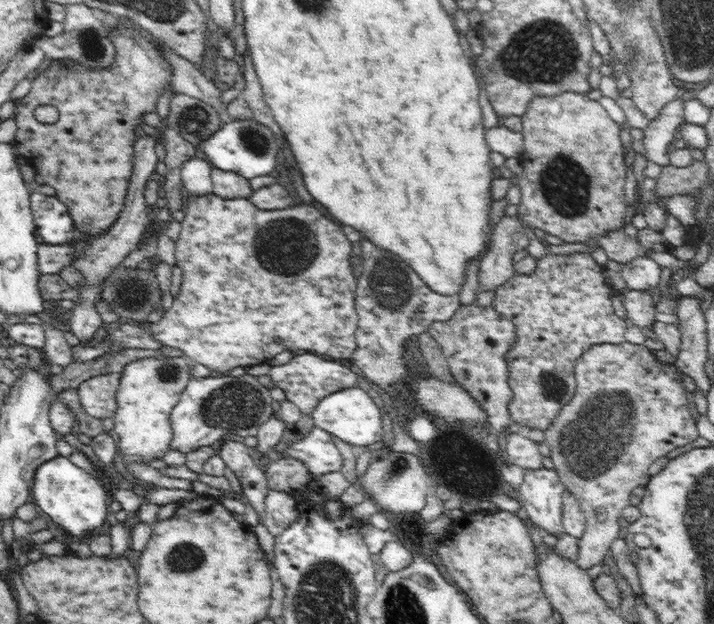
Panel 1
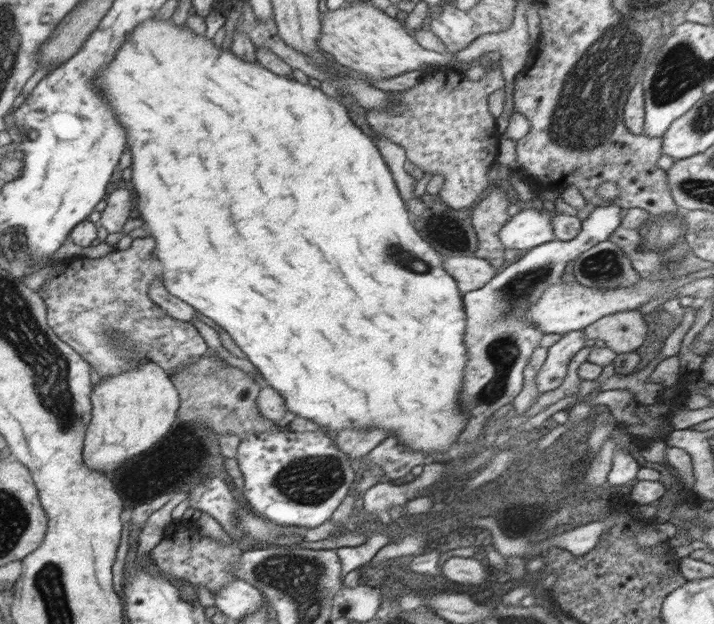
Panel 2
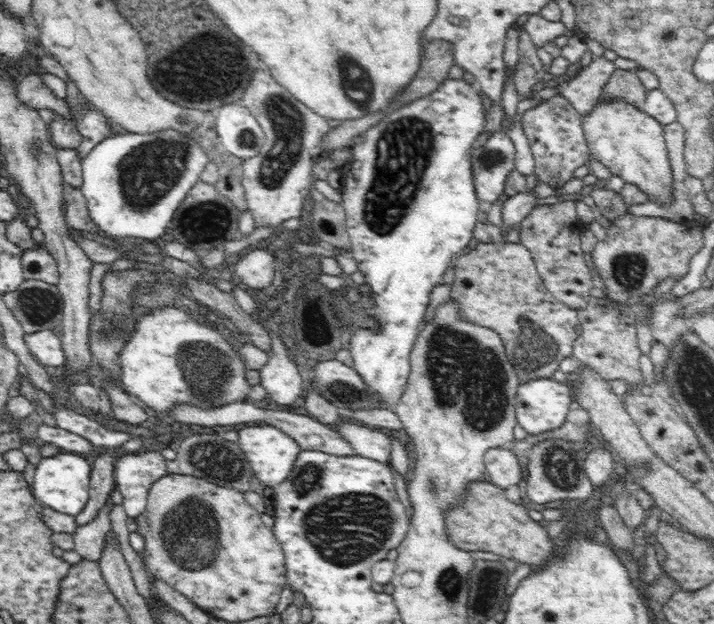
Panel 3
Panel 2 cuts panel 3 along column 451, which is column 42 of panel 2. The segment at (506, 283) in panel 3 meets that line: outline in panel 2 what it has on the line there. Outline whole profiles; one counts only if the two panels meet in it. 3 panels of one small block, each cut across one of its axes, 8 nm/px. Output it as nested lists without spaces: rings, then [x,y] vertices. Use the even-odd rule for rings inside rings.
[[[154,236],[135,238],[127,250],[117,250],[102,258],[88,259],[78,256],[72,259],[54,261],[48,279],[36,293],[47,303],[47,322],[56,335],[64,338],[80,354],[83,354],[101,377],[122,373],[122,370],[136,368],[142,360],[152,359],[168,373],[198,361],[208,348],[200,331],[190,322],[172,318],[163,307],[150,296],[154,272],[150,270],[150,254],[154,248]]]

